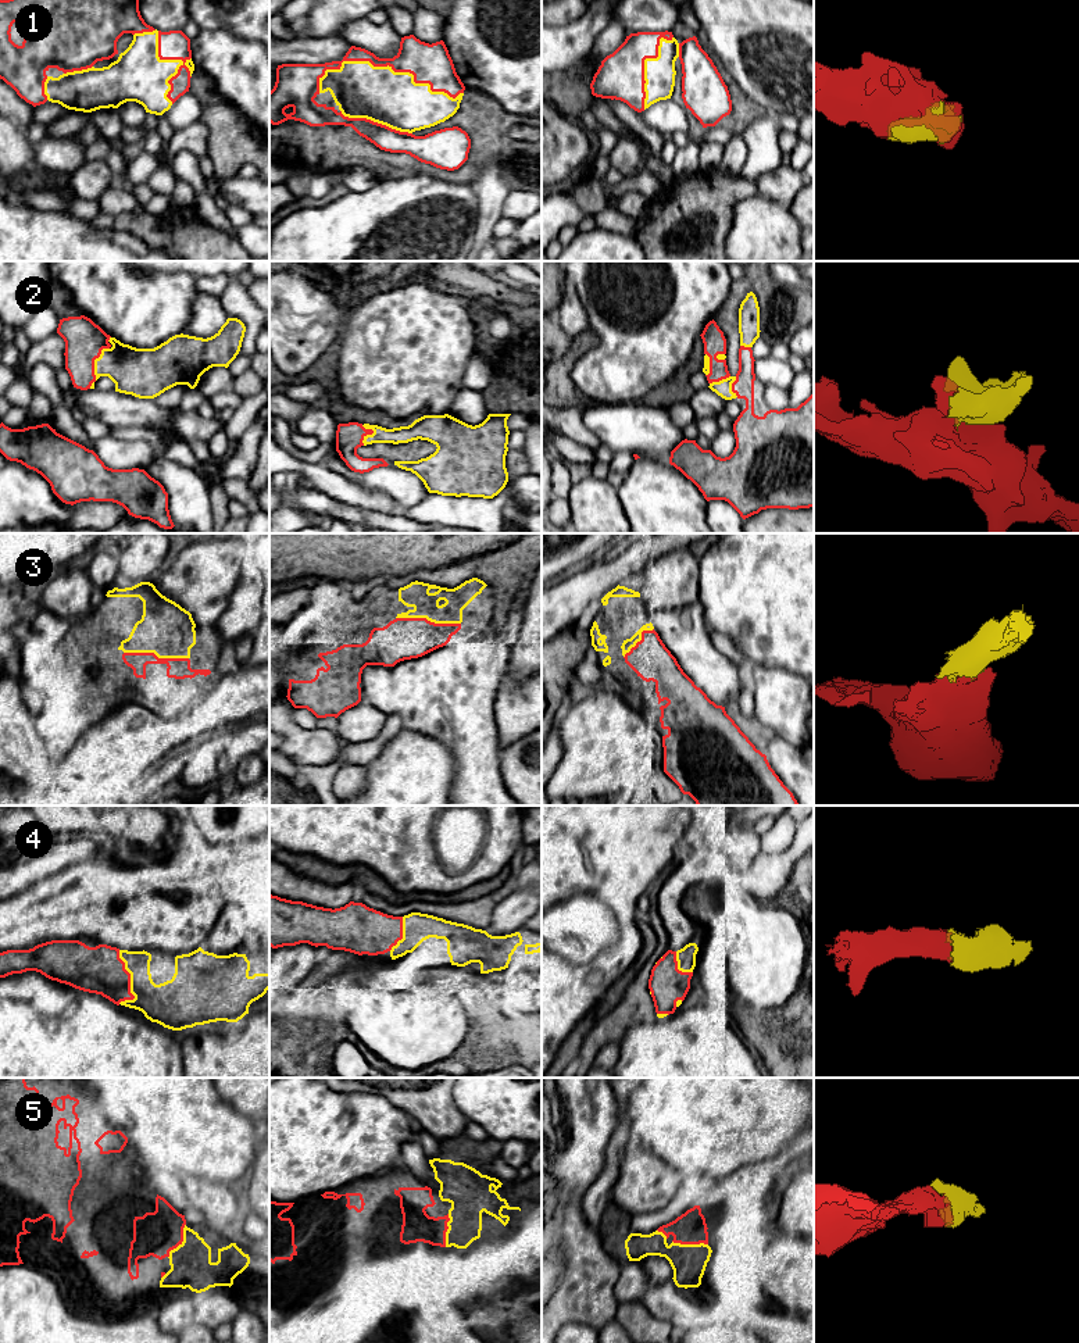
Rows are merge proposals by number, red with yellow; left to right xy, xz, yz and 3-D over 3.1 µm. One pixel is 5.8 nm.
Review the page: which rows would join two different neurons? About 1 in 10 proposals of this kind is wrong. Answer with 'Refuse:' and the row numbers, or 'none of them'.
Refuse: none of them

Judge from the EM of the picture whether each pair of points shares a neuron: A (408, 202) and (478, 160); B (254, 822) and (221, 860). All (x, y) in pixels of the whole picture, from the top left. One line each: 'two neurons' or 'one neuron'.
A: two neurons
B: two neurons

